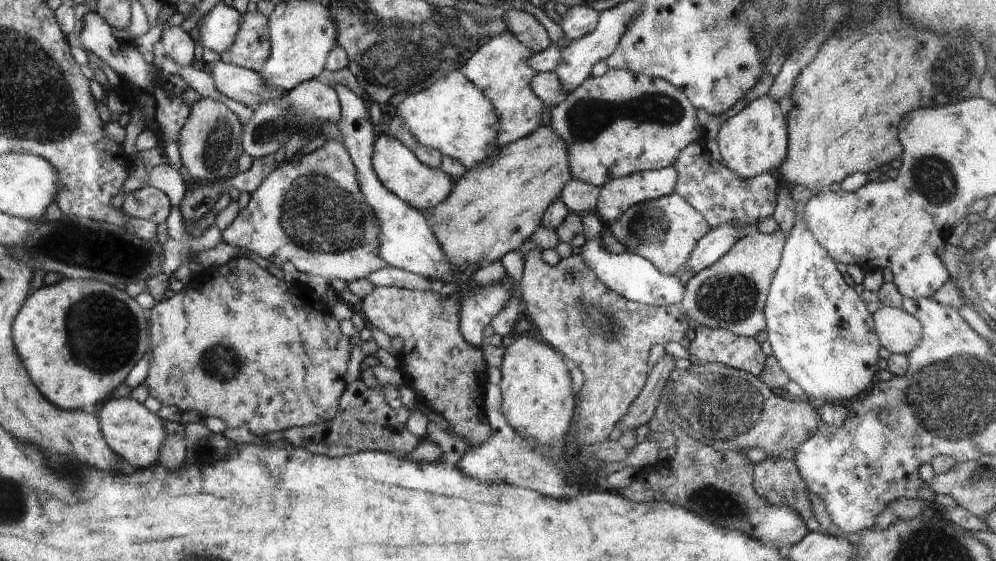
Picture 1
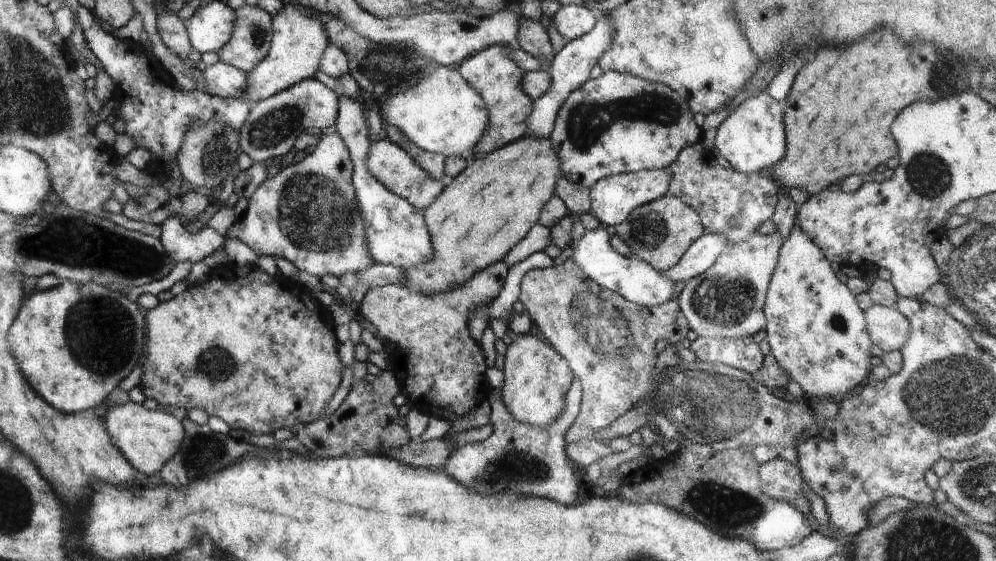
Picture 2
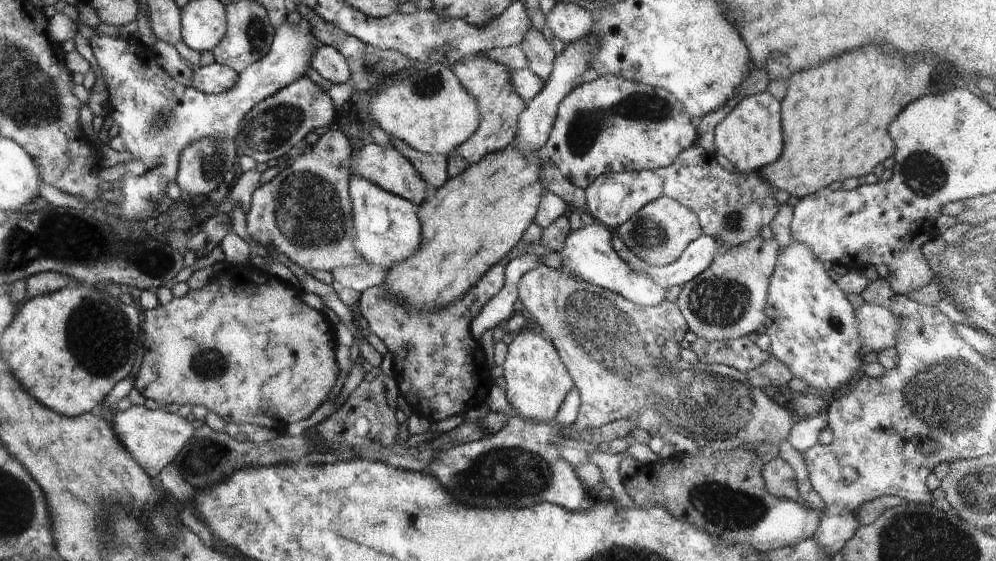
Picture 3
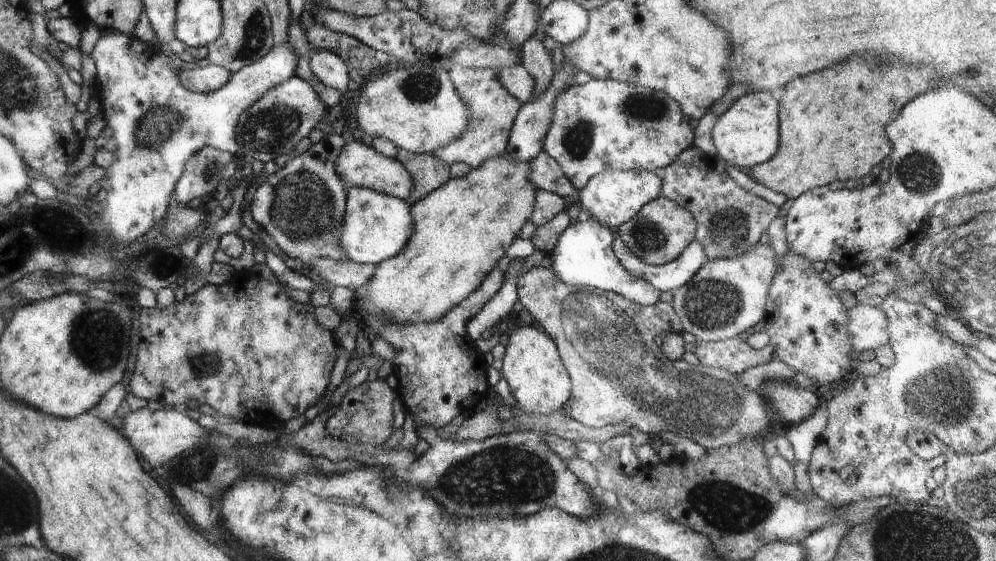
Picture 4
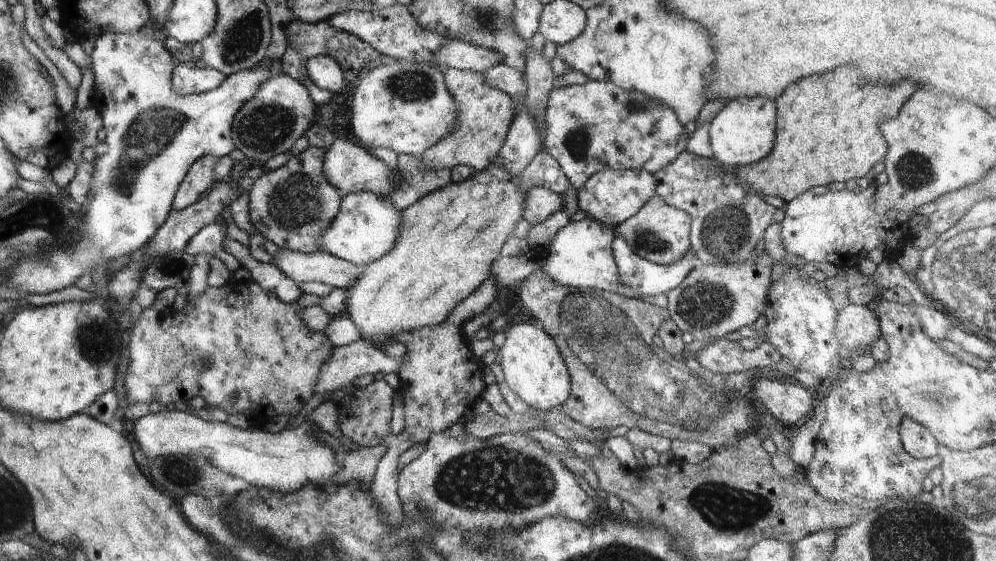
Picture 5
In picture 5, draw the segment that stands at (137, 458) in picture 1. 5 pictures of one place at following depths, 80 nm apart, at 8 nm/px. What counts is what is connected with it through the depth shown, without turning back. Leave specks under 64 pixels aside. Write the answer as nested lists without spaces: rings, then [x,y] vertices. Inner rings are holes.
[[[173,407],[128,421],[133,425],[133,438],[138,442],[139,450],[146,452],[150,458],[168,455],[206,457],[234,478],[248,481],[251,486],[280,492],[297,491],[306,483],[318,484],[320,488],[327,486],[339,459],[330,447],[317,442],[314,426],[307,417],[297,428],[279,433],[269,433],[264,429],[243,430],[226,422],[204,421],[193,415],[190,409],[179,411]]]

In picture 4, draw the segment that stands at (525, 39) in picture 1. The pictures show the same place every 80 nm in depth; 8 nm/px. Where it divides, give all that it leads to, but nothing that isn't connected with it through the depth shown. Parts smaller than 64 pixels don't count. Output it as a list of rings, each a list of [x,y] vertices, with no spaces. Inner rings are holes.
[[[530,37],[518,48],[521,55],[522,66],[534,79],[536,96],[543,93],[551,83],[555,73],[552,54],[542,41]]]

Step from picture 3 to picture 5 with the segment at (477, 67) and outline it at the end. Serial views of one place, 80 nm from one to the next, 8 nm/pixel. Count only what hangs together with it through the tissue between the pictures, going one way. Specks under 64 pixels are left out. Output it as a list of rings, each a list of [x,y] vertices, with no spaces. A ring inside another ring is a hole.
[[[448,67],[443,75],[445,85],[452,92],[459,108],[457,126],[446,139],[436,143],[428,151],[424,151],[420,160],[433,169],[451,169],[468,165],[477,171],[483,171],[499,160],[500,151],[517,114],[516,104],[508,93],[485,83],[482,73]]]

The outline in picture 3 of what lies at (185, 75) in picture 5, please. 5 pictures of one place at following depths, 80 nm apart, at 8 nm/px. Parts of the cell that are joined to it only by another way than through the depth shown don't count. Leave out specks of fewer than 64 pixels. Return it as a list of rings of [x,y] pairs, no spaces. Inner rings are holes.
[[[212,63],[194,71],[193,87],[215,95],[230,90],[239,80],[239,73],[228,65]]]

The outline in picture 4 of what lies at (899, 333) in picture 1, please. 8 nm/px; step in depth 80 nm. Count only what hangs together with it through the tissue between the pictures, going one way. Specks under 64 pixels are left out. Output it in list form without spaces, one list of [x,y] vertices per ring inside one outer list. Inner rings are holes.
[[[854,305],[850,311],[850,336],[858,340],[860,350],[876,350],[889,344],[888,319],[879,307]]]

